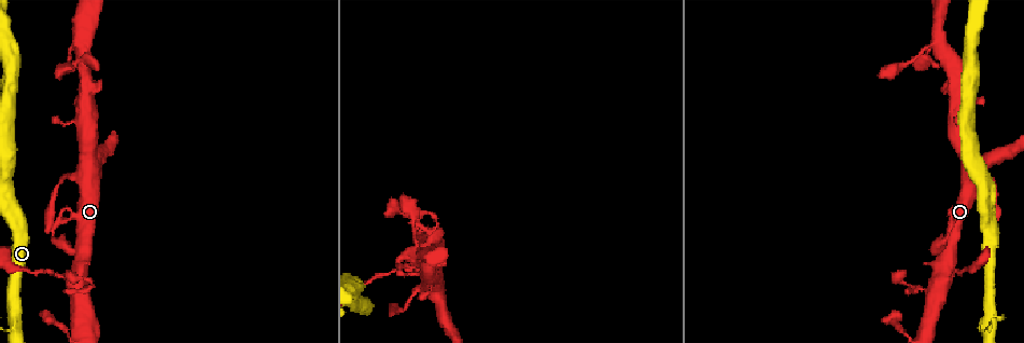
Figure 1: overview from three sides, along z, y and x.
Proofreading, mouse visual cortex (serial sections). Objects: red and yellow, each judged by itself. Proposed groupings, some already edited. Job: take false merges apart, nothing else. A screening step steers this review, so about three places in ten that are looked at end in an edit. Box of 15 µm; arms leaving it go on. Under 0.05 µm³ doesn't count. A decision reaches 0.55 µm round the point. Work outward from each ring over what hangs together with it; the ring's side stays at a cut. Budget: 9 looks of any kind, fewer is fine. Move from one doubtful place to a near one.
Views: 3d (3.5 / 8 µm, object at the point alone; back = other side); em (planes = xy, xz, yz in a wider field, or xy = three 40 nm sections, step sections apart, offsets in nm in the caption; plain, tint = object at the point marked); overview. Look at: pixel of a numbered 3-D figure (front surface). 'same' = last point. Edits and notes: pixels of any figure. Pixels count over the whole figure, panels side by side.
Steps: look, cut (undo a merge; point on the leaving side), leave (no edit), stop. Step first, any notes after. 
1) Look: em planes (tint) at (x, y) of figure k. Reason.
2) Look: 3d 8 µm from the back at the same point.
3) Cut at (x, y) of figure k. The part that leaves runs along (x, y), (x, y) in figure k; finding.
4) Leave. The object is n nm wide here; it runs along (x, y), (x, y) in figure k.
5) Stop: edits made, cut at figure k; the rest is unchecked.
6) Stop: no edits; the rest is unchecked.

Look: 3d 3.5 µm at (946, 280) of figure 1. Sudden change in width.

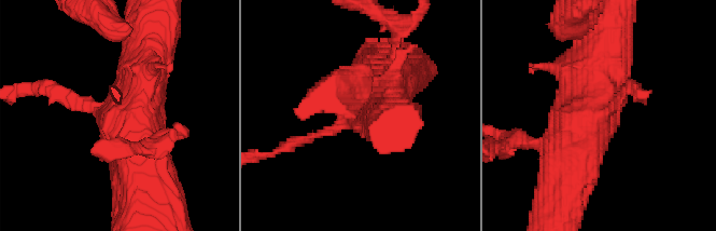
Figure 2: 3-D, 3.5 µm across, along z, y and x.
Look: em xy step 3 (tint) at (602, 113) of figure 2.

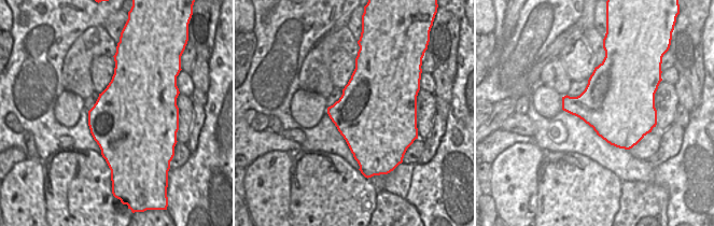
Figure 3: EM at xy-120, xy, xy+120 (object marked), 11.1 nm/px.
Leave. It runs along (604, 48), (565, 180) in figure 2; all the same cell.

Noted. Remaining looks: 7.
Look: 3d 3.5 µm at (15, 327) of figure 1. Three-way junction.

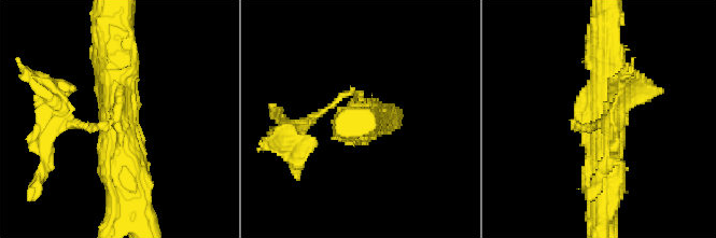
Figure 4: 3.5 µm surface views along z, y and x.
Look: em xy step 1 (tint) at (600, 115) of figure 4. 3 arms meet here; the arms are 150, 500, 500 nm wide; shape alone is not enough.

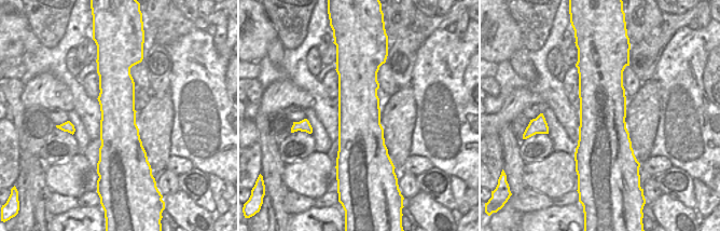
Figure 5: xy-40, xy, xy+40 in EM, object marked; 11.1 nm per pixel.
Look: em xy step 3 (tint) at the same point.

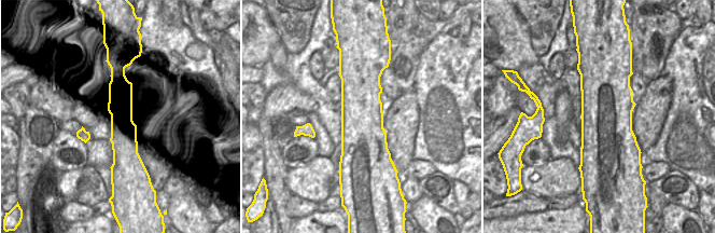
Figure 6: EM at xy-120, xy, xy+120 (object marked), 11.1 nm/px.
Cut at (74, 122) of figure 4. The part that leaves runs along (111, 122), (65, 122), (71, 88) in figure 4; a second cell is stuck on.

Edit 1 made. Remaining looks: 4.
Look: overview.

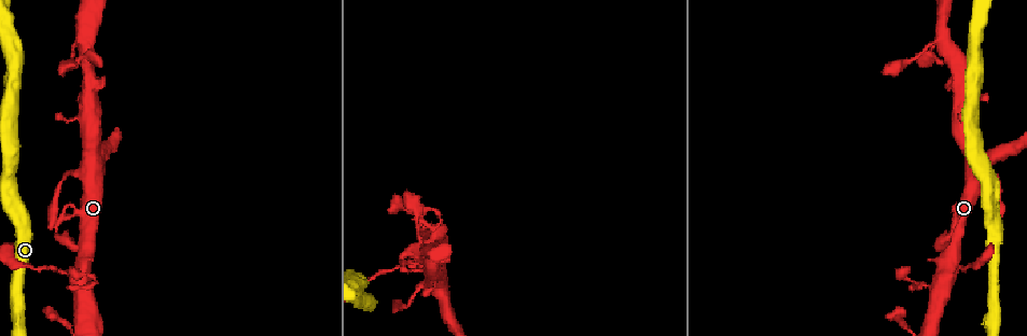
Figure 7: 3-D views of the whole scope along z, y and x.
Look: 3d 8 µm at (72, 216) of figure 7. Calibre changes.

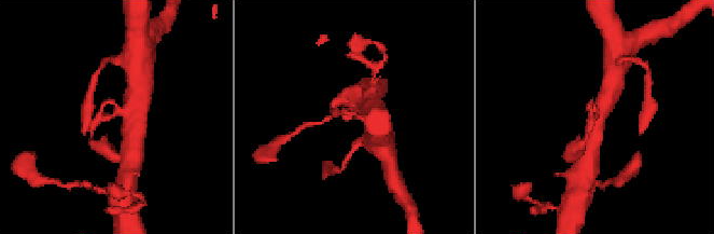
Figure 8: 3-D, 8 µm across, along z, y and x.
Look: 3d 3.5 µm at (112, 118) of figure 8. Closer look.

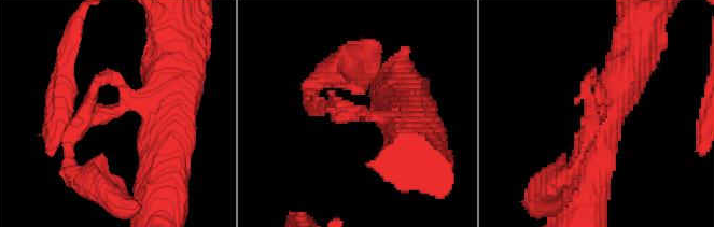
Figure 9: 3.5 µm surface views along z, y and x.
Cut at (79, 115) of figure 9. The part that leaves runs along (116, 113), (69, 136), (80, 179) in figure 9; two cells meet here.

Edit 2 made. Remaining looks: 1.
Stop: edits made, cut at figure 4, cut at figure 9; the rest is unchecked.

